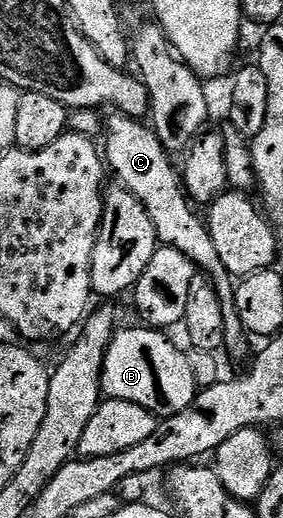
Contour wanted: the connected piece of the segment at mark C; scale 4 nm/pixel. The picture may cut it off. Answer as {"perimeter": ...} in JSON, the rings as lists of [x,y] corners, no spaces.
{"perimeter":[[[112,112],[107,121],[107,149],[105,145],[105,161],[115,172],[114,180],[128,189],[132,195],[149,211],[149,219],[153,219],[153,227],[159,236],[160,246],[168,245],[181,255],[185,255],[194,263],[196,270],[210,277],[213,287],[217,287],[217,295],[221,299],[221,311],[225,315],[226,352],[235,357],[243,357],[247,353],[248,334],[243,328],[235,306],[236,282],[231,272],[221,263],[221,255],[217,255],[217,246],[211,238],[211,230],[204,218],[194,213],[192,202],[186,189],[183,188],[180,170],[174,165],[172,154],[157,139],[154,129],[142,120],[125,117],[121,113]]]}

